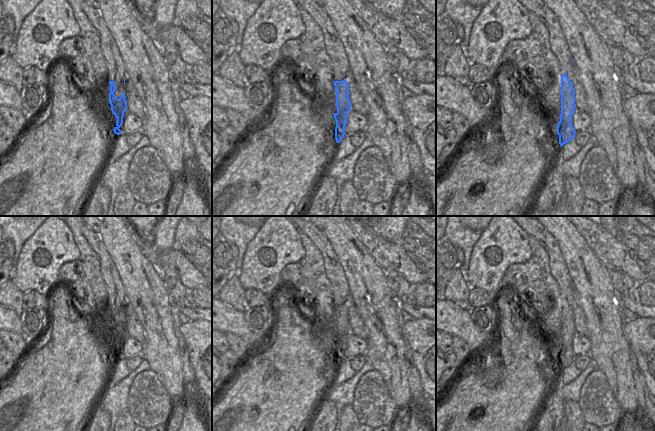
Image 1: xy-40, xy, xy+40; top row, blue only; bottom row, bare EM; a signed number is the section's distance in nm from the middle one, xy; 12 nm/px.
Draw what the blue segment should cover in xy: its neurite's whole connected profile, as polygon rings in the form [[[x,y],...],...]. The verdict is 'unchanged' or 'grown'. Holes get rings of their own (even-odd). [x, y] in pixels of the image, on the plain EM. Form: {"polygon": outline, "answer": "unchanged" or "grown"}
{"polygon": [[[291,216],[289,219],[298,231],[304,233],[312,240],[324,258],[325,274],[332,287],[333,308],[336,316],[337,336],[333,338],[336,345],[335,363],[337,367],[340,367],[345,359],[348,336],[351,334],[349,308],[345,304],[345,300],[349,295],[347,278],[329,240],[324,233],[321,232],[320,229],[312,224],[306,217]]], "answer": "grown"}

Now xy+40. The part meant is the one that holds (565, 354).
{"polygon": [[[511,216],[521,228],[532,235],[546,250],[548,254],[549,270],[559,286],[561,299],[561,338],[557,347],[559,368],[562,371],[570,366],[576,358],[572,349],[572,340],[576,332],[575,314],[573,307],[567,300],[567,291],[573,285],[568,273],[567,265],[561,254],[557,240],[534,217]]], "answer": "grown"}

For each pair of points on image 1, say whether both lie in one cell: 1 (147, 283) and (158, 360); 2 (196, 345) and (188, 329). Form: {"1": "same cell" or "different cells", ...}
{"1": "same cell", "2": "same cell"}

